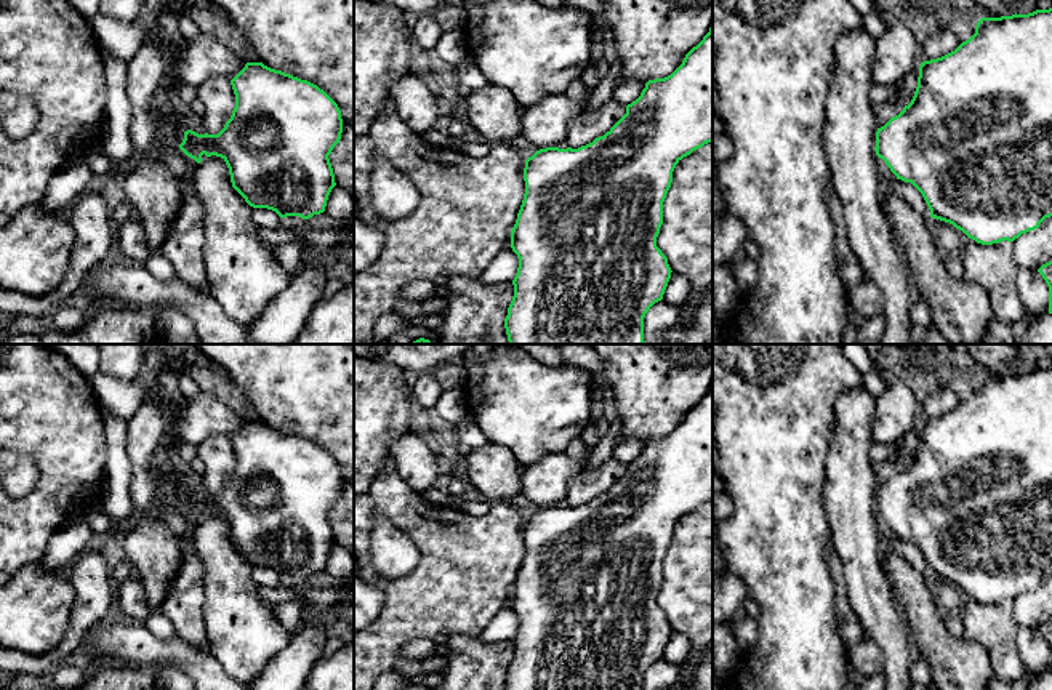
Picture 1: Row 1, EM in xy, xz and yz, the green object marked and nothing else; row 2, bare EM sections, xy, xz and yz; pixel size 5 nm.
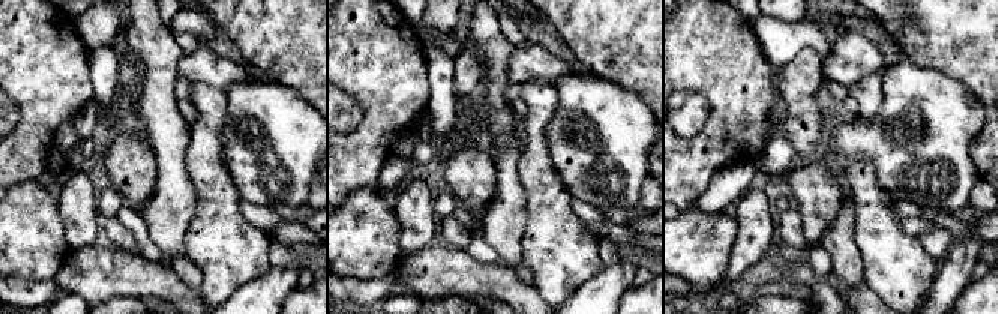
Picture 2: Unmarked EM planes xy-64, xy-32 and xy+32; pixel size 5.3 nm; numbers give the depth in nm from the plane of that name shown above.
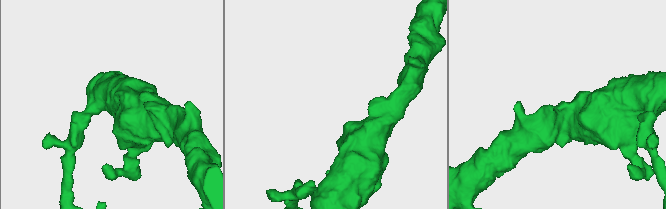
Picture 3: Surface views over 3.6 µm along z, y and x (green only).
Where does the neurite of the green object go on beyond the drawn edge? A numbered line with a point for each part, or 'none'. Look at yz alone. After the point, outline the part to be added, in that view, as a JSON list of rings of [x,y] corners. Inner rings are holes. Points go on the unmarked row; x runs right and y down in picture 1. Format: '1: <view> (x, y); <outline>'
none

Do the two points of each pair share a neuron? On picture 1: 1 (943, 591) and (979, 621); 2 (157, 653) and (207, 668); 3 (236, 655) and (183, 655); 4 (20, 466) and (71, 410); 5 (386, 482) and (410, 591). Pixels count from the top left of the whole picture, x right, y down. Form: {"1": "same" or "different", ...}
{"1": "different", "2": "same", "3": "different", "4": "different", "5": "same"}

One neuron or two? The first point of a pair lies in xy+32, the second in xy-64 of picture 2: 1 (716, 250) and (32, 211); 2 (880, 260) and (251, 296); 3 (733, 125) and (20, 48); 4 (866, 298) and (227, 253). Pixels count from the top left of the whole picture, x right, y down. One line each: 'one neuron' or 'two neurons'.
1: one neuron
2: two neurons
3: one neuron
4: two neurons

